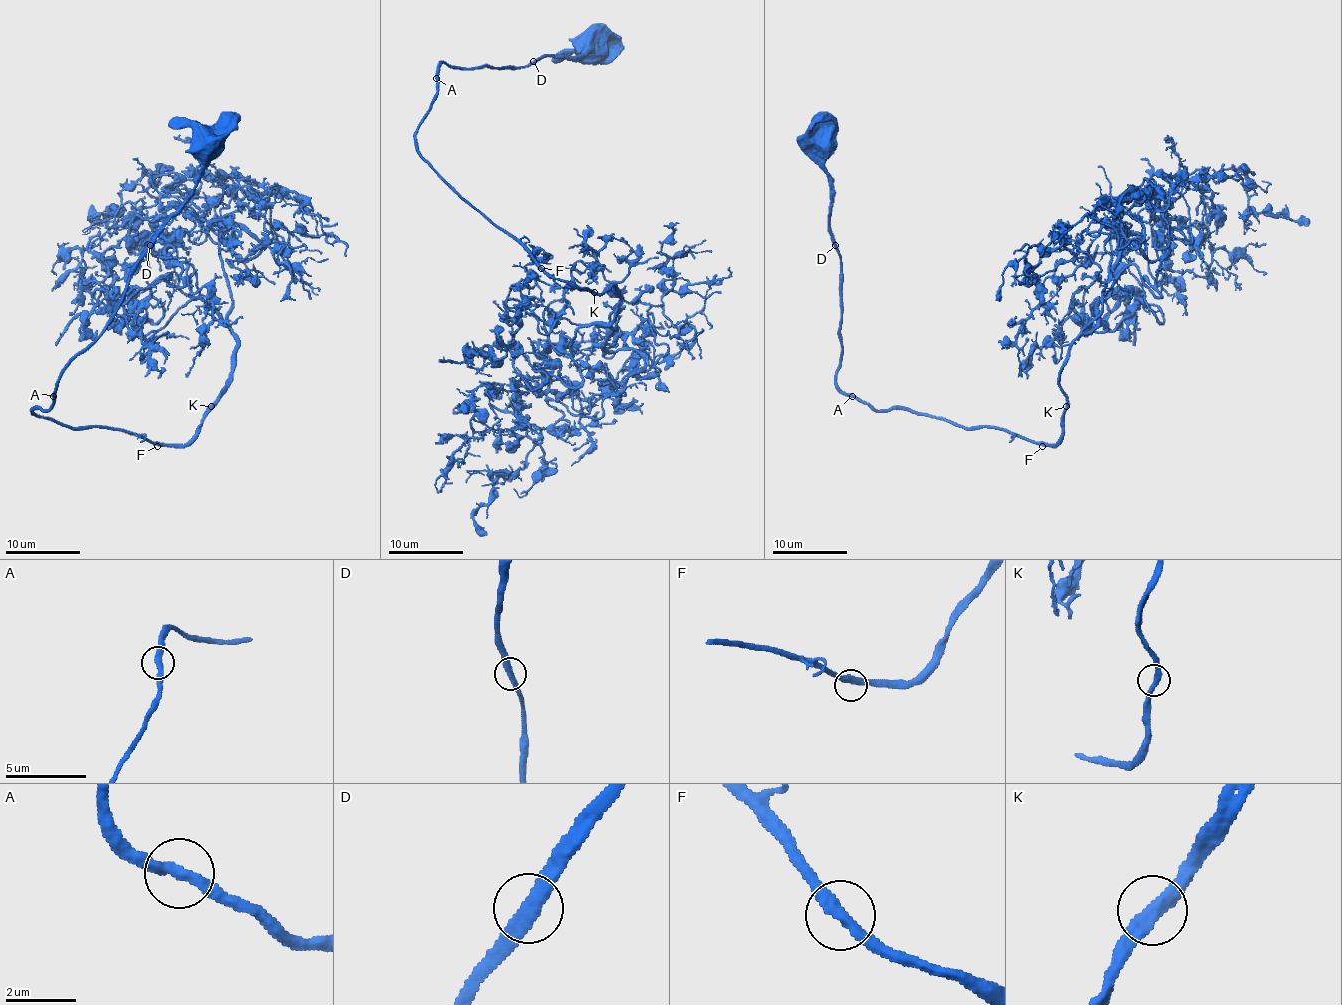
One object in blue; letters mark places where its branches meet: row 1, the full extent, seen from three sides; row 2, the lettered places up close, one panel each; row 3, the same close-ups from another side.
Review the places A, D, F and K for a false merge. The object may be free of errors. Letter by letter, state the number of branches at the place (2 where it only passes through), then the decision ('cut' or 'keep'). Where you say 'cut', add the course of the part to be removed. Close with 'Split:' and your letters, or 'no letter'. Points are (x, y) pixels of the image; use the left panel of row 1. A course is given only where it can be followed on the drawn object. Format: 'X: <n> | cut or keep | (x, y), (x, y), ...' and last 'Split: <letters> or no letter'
A: 2 | keep
D: 2 | keep
F: 2 | keep
K: 2 | keep
Split: no letter

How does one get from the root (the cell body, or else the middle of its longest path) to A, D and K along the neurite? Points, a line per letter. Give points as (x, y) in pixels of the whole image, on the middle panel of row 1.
A: (582, 50), (576, 58), (543, 56), (524, 67), (451, 67), (442, 63), (436, 78)
D: (582, 50), (576, 58), (543, 56), (533, 61)
K: (582, 50), (524, 67), (442, 63), (416, 143), (546, 272), (595, 293)

